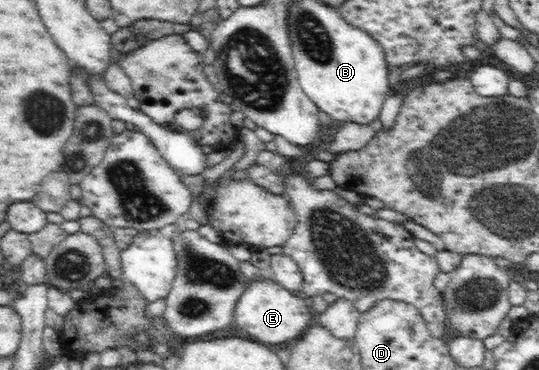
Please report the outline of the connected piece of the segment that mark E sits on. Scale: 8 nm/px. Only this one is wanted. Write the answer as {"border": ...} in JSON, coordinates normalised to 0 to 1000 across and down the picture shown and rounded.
{"border":[[[486,735],[484,754],[466,751],[455,765],[455,781],[432,835],[430,873],[458,911],[473,911],[473,922],[481,927],[521,932],[551,916],[570,889],[570,878],[577,873],[577,832],[562,819],[558,797],[512,765],[501,735]]]}

